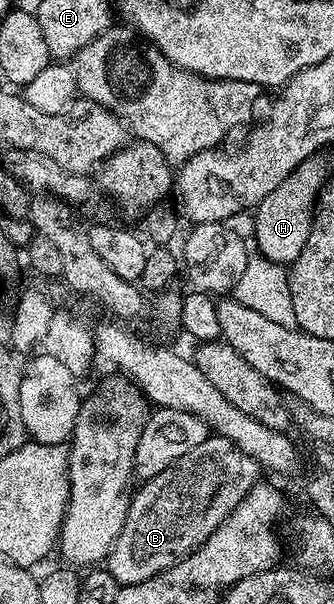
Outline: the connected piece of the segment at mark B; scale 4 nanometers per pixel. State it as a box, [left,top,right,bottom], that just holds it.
[106,434,262,586]

